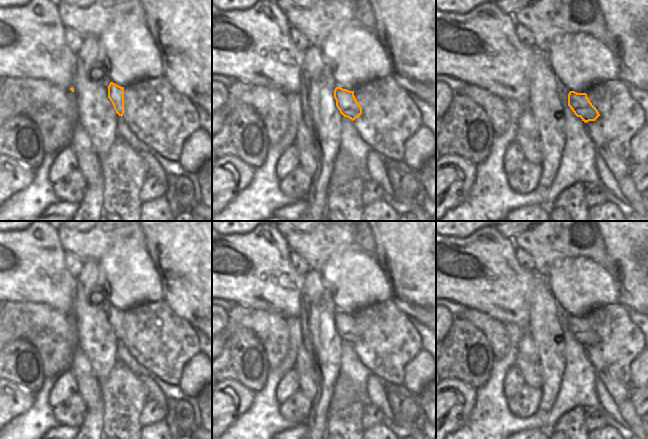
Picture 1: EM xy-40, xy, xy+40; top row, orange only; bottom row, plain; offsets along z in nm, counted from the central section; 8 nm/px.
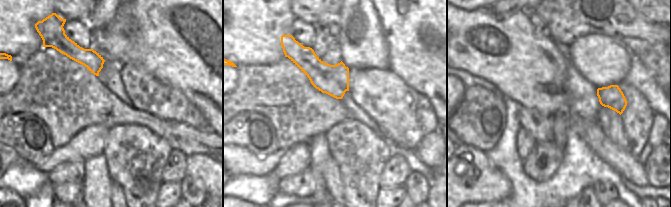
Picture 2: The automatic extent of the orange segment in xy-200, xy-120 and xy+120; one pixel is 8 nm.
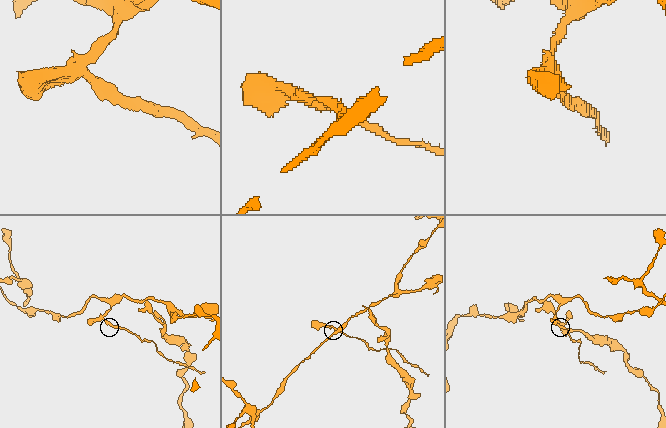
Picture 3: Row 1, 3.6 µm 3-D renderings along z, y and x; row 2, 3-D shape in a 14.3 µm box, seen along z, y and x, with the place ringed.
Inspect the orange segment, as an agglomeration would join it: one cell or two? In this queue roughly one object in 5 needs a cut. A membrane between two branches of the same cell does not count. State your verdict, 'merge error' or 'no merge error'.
merge error

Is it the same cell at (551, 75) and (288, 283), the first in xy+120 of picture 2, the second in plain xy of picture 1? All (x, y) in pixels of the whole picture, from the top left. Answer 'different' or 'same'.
same

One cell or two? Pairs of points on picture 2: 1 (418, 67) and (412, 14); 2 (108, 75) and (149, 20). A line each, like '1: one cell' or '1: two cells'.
1: one cell
2: two cells

